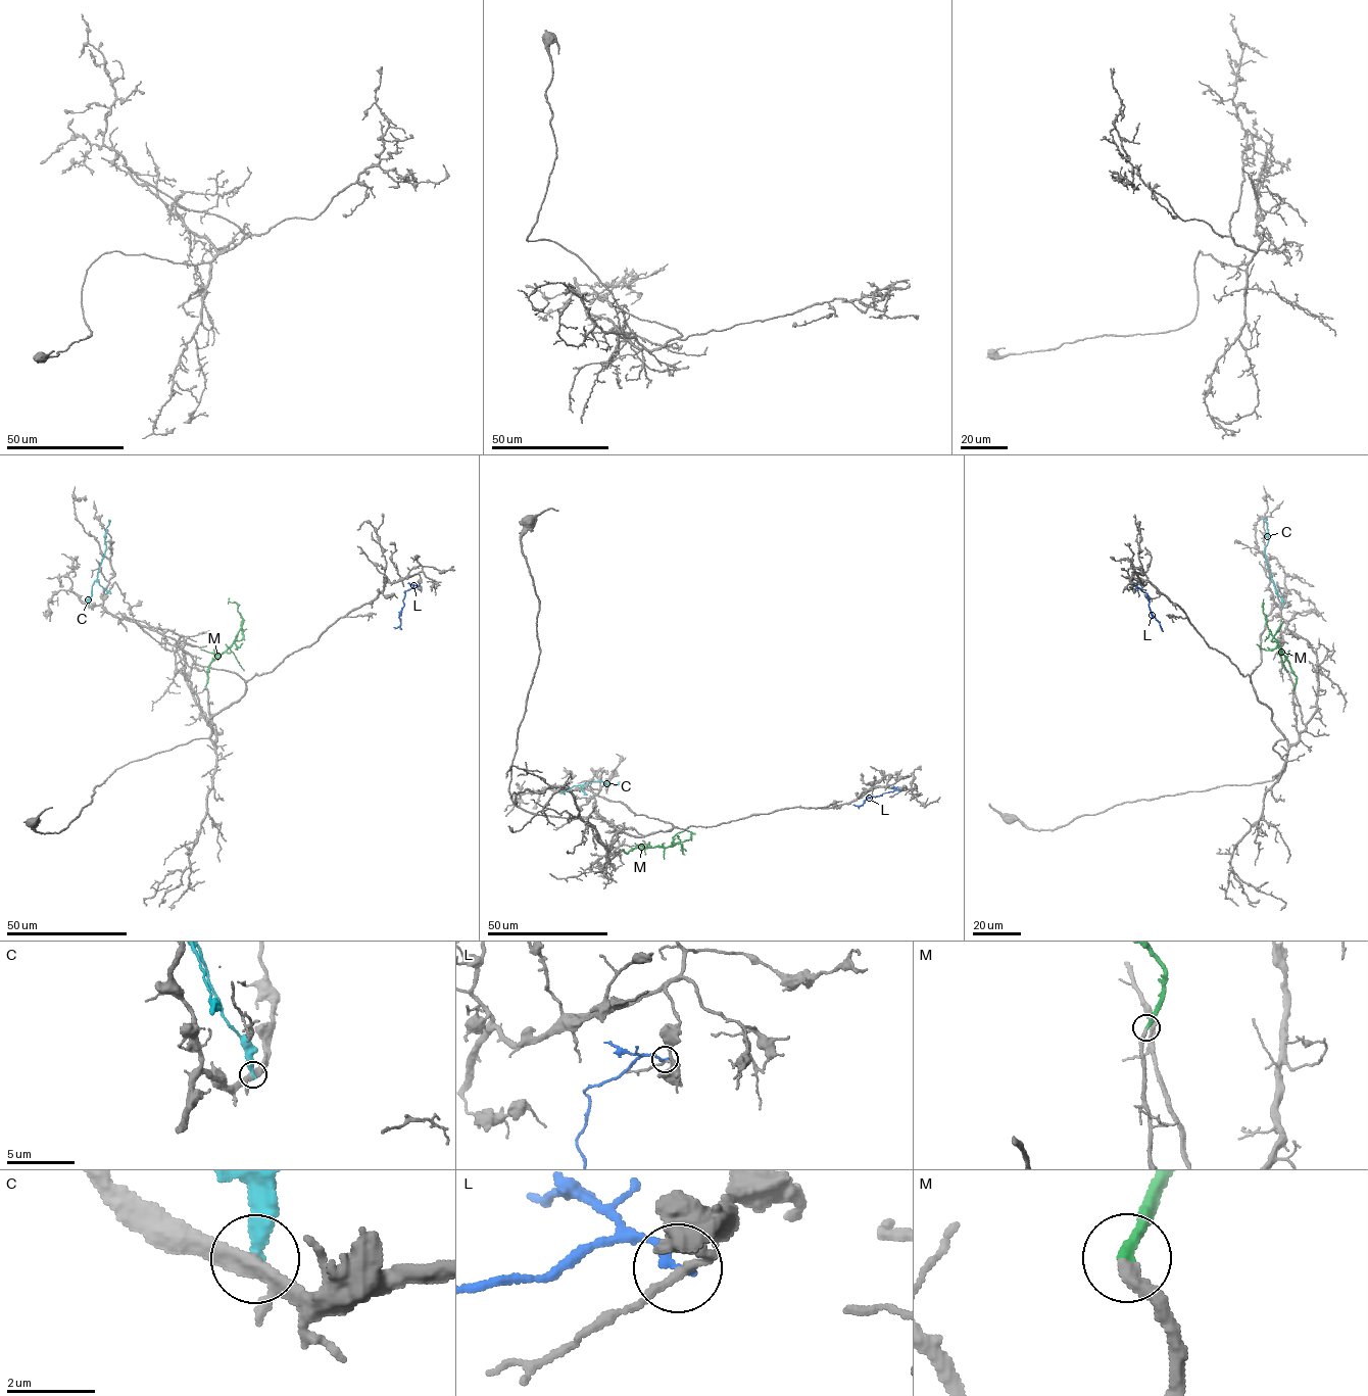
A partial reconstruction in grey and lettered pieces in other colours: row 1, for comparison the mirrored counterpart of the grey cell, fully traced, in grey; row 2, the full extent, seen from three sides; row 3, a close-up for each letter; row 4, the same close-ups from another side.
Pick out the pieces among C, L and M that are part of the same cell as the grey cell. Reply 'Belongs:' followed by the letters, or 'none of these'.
Belongs: M

